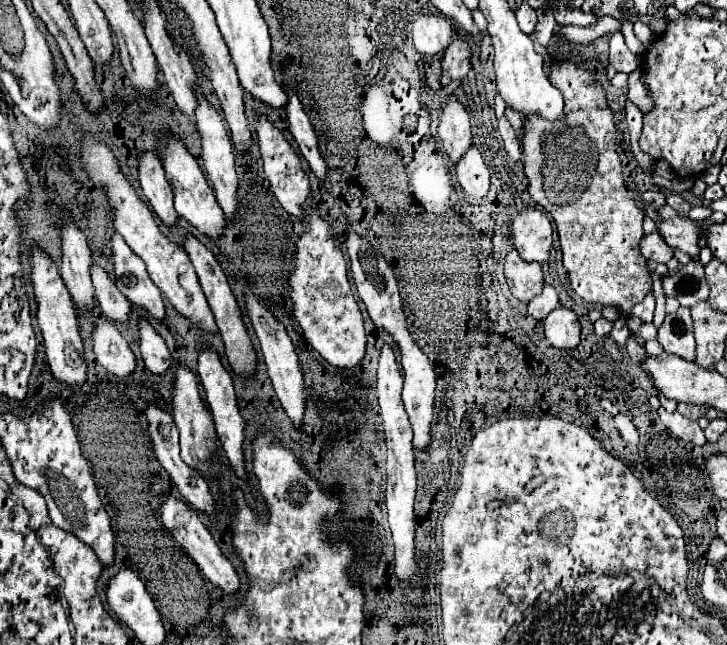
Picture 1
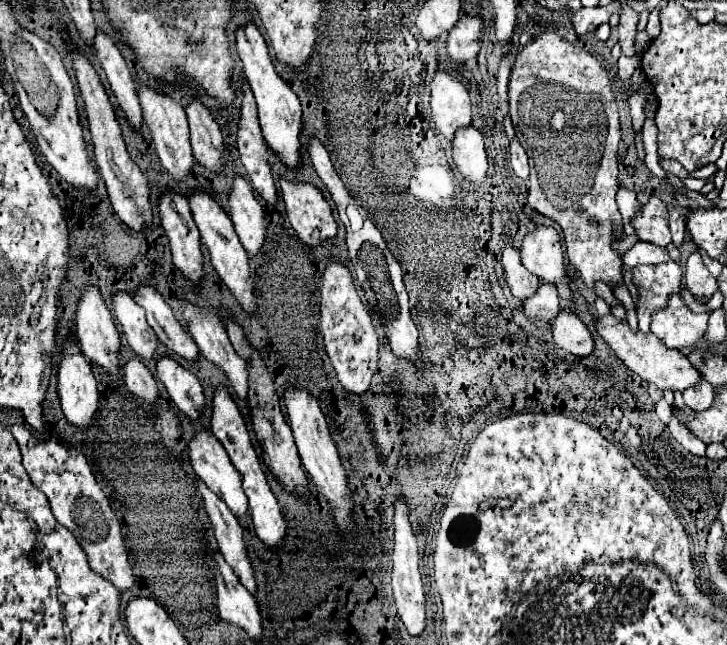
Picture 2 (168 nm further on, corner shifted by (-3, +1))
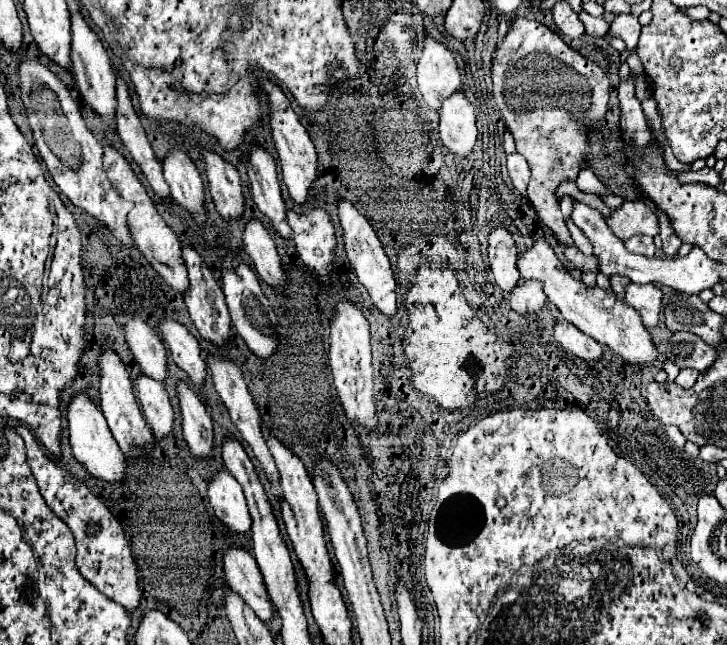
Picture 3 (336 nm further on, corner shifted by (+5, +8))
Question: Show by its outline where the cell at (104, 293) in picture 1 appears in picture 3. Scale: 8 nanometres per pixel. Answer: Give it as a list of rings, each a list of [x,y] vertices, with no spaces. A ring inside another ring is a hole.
[[[132,316],[126,322],[126,342],[134,356],[134,360],[140,364],[142,372],[150,378],[164,380],[166,378],[166,348],[162,340],[158,338],[156,330],[150,328],[140,316]]]

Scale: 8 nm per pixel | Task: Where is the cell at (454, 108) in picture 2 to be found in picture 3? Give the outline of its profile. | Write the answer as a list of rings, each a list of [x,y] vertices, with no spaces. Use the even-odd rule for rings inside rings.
[[[432,38],[424,40],[424,52],[418,62],[418,88],[432,110],[442,108],[442,100],[460,90],[460,72],[446,44]]]

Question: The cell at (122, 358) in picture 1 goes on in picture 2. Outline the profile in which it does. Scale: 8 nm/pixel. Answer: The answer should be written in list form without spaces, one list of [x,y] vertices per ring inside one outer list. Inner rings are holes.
[[[136,357],[130,359],[128,363],[124,363],[124,383],[126,389],[136,395],[142,397],[144,401],[156,405],[158,403],[158,385],[156,379],[152,377],[152,373],[144,367],[144,363],[140,363]]]

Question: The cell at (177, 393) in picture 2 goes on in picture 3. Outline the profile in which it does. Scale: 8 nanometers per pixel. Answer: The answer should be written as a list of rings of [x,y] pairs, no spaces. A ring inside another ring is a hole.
[[[180,380],[176,386],[180,412],[182,412],[182,434],[194,456],[206,458],[212,454],[212,420],[206,412],[206,404],[188,382]]]

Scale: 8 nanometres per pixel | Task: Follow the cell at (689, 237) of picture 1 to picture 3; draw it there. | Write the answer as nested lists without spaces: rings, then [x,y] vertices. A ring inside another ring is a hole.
[[[626,200],[622,208],[612,212],[608,226],[620,240],[628,240],[636,234],[646,236],[658,234],[656,212],[644,200]]]

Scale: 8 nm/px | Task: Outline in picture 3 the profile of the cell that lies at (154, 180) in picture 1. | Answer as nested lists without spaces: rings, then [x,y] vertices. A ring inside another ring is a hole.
[[[182,240],[182,260],[184,260],[186,268],[188,268],[188,280],[190,280],[188,290],[184,292],[184,302],[188,306],[190,318],[192,318],[194,326],[198,328],[198,332],[200,332],[202,338],[214,342],[216,346],[222,346],[230,338],[230,318],[228,318],[228,310],[226,310],[226,302],[224,302],[222,288],[214,280],[210,268],[200,258],[200,254],[192,248],[192,244],[188,244],[184,240]]]

